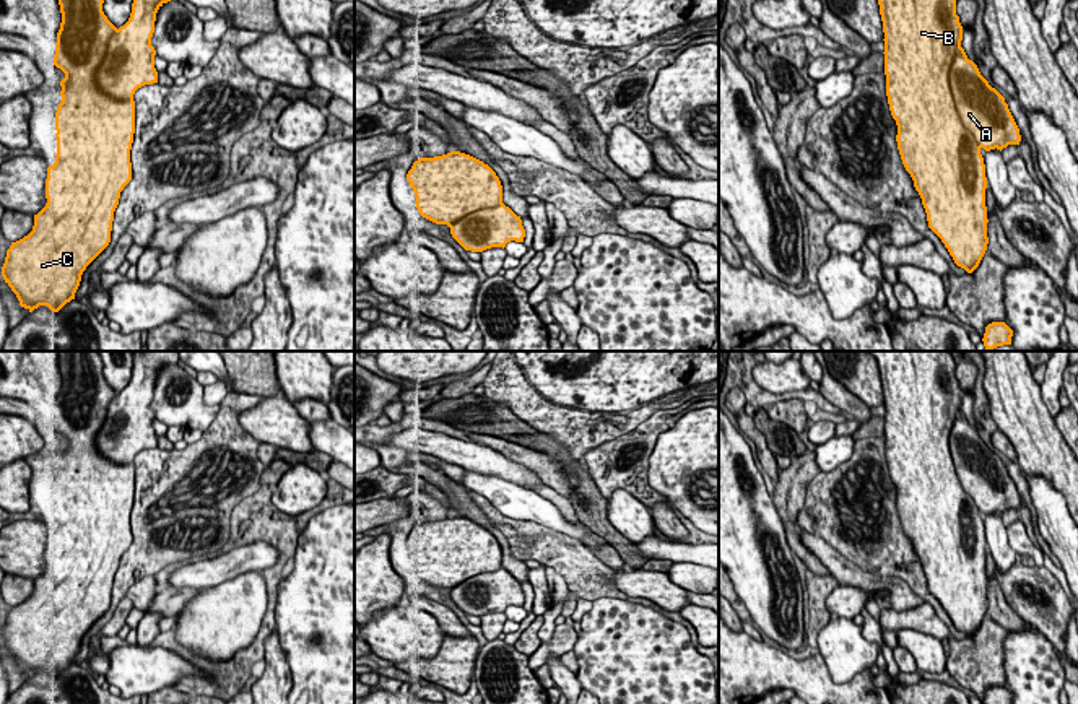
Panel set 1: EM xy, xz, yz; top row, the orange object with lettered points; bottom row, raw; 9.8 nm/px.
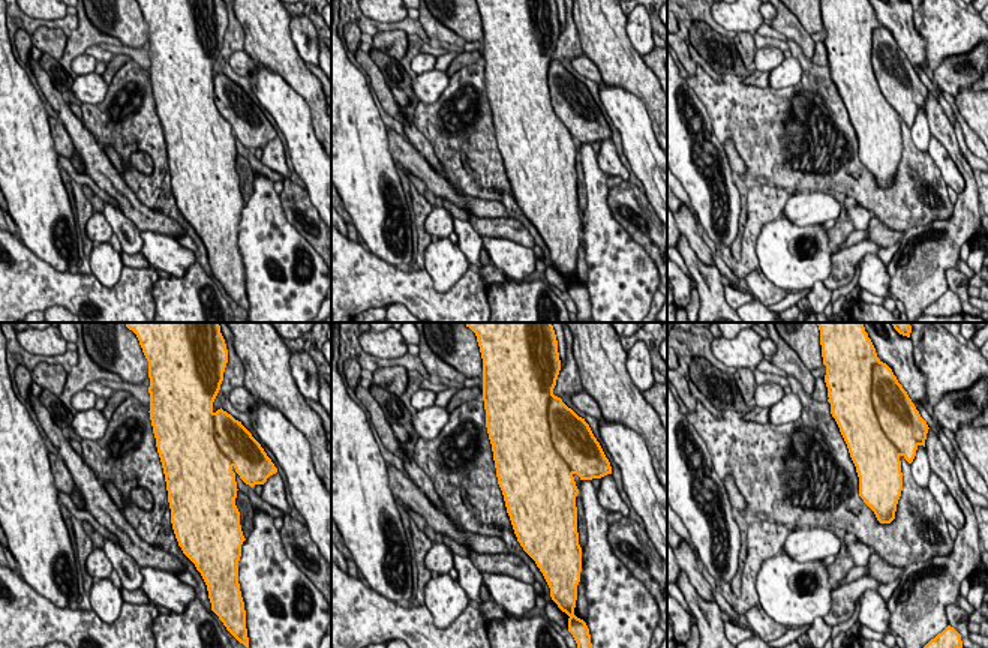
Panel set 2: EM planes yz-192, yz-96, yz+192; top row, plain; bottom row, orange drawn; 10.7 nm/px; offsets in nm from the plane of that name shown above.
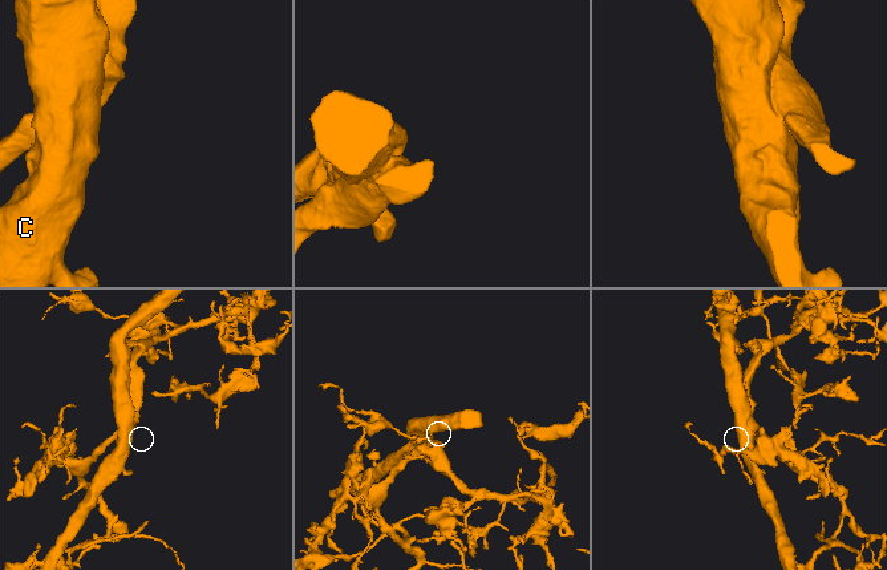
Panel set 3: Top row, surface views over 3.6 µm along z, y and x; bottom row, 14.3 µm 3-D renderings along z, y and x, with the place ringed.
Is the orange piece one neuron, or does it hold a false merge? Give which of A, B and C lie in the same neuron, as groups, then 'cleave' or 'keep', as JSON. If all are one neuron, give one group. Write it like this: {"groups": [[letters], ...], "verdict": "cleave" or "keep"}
{"groups": [["A", "B", "C"]], "verdict": "keep"}

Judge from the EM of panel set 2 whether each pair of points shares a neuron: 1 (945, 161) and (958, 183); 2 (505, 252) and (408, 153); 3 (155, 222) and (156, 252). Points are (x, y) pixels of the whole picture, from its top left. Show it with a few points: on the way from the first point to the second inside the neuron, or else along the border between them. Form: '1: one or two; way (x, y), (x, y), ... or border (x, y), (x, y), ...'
1: one; way (946, 167), (952, 177)
2: two; border (483, 236), (513, 240), (525, 246)
3: two; border (141, 230), (164, 233), (176, 239)

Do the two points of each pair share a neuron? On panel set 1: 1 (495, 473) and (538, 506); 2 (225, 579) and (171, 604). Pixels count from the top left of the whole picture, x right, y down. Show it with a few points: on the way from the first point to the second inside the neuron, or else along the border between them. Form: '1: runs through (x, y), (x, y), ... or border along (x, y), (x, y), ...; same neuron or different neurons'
1: runs through (506, 485), (527, 504); same neuron
2: border along (169, 573), (171, 586), (197, 591), (176, 613); different neurons

